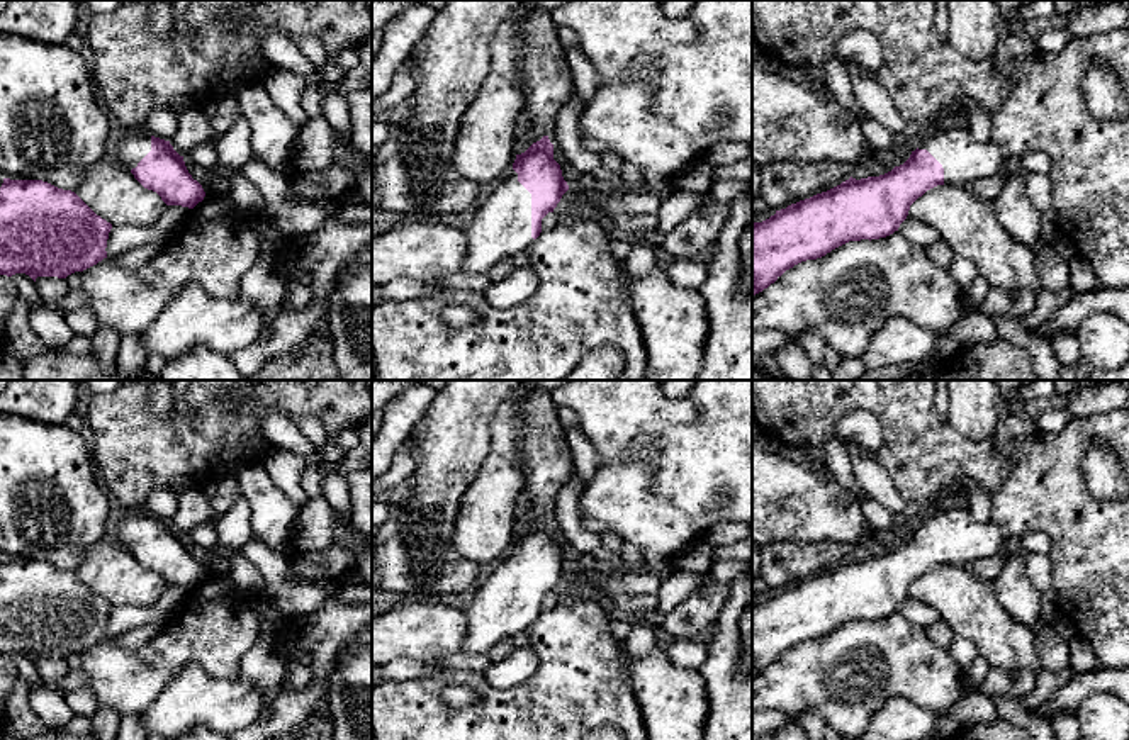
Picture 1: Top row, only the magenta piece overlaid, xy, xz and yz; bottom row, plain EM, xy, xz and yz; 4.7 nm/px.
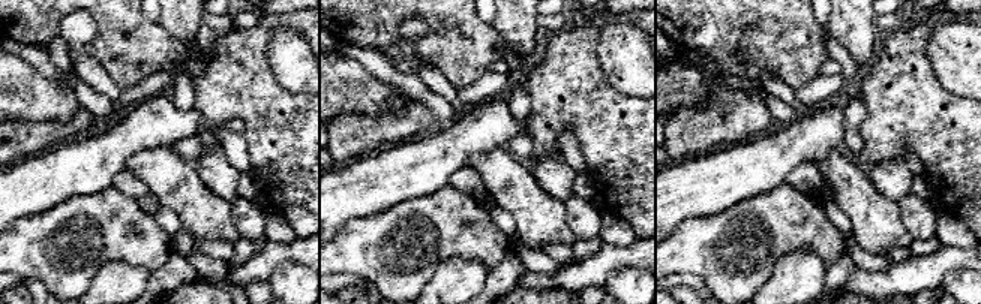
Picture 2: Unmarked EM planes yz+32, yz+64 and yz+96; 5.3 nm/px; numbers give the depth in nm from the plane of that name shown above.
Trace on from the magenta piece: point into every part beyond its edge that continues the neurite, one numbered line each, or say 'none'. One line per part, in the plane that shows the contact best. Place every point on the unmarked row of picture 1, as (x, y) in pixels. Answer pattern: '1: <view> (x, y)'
1: xz (501, 606)

